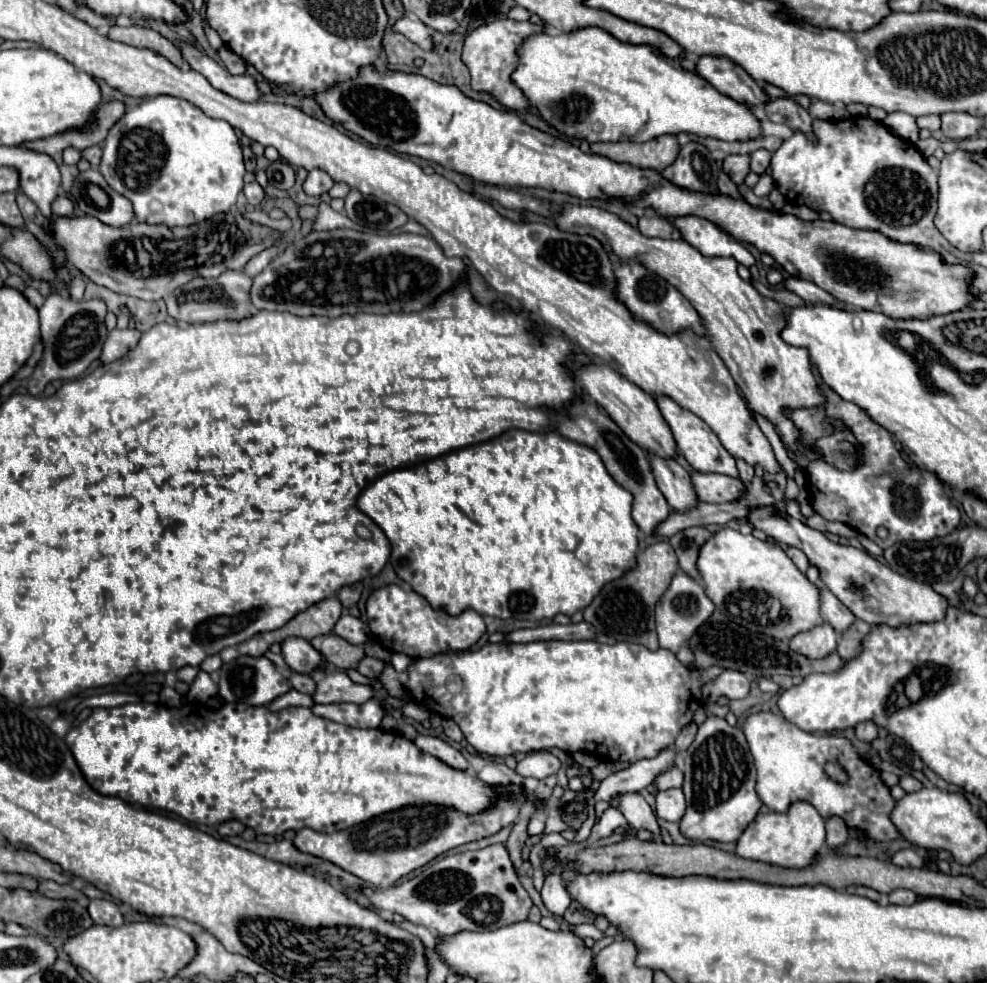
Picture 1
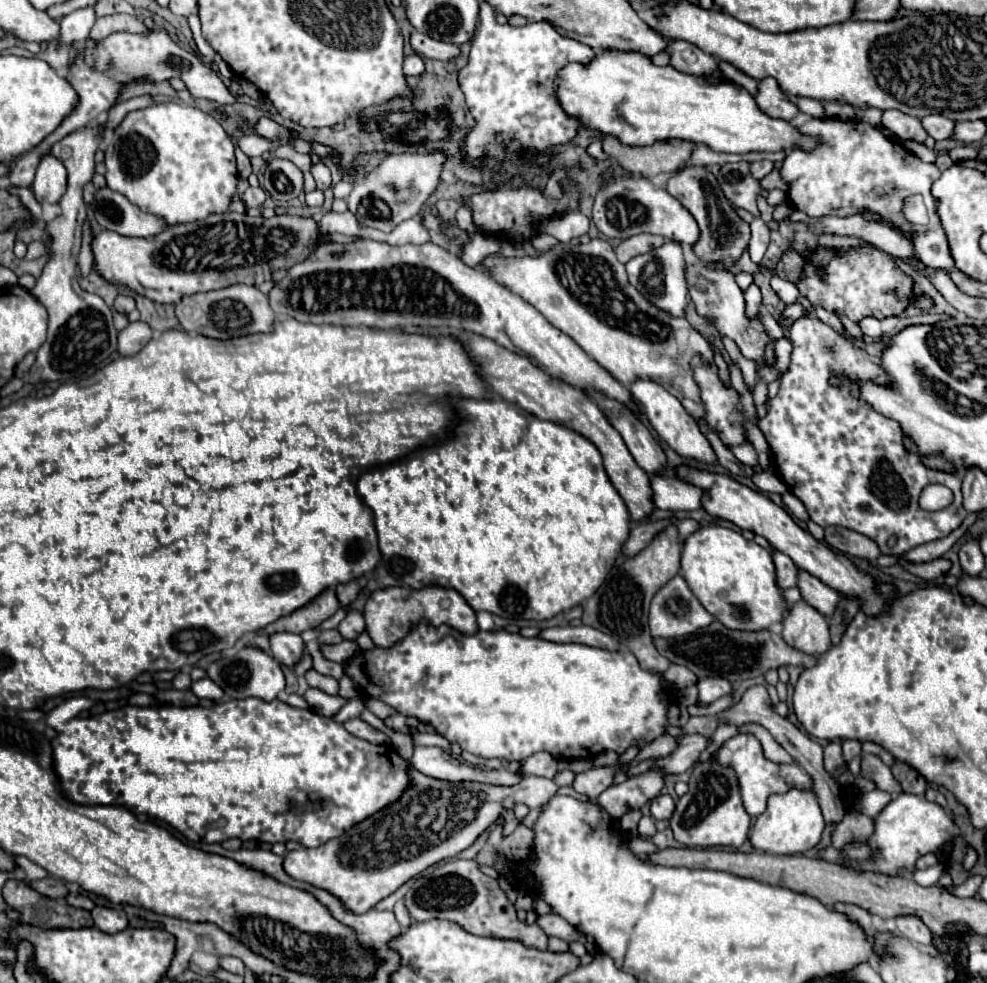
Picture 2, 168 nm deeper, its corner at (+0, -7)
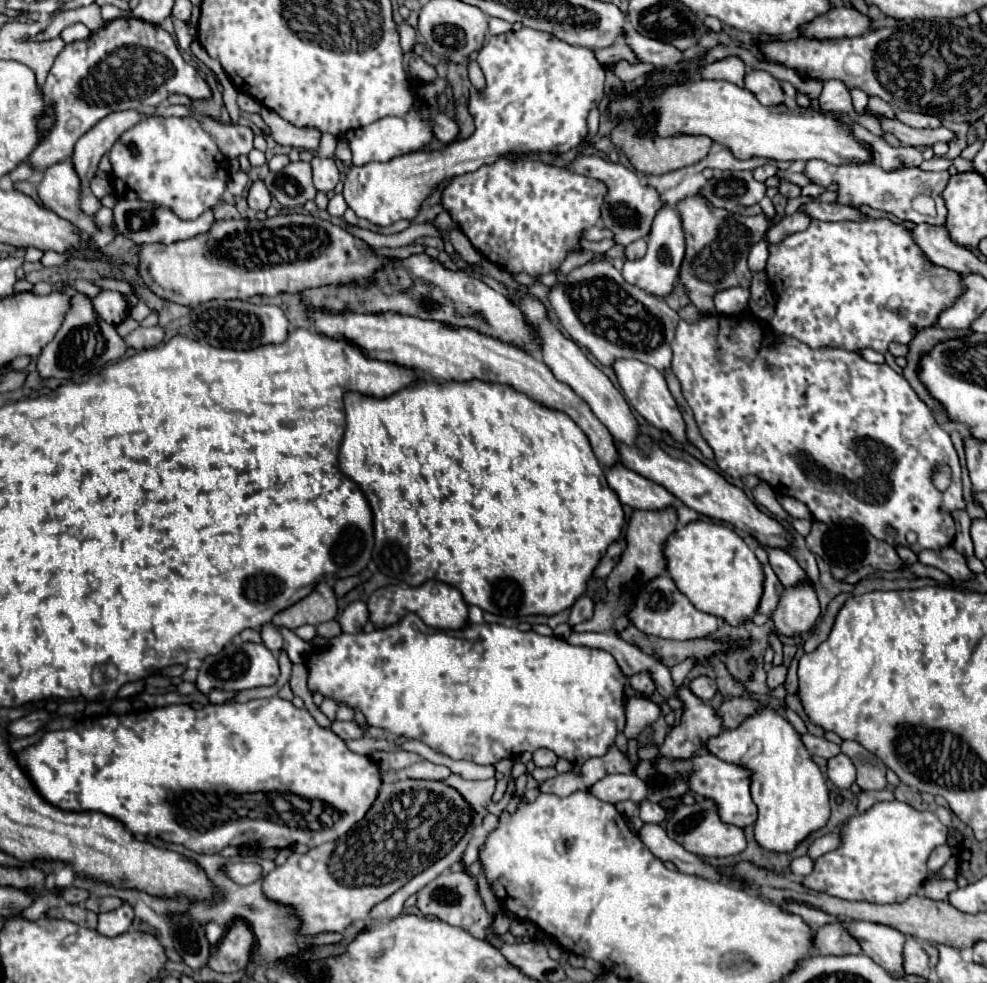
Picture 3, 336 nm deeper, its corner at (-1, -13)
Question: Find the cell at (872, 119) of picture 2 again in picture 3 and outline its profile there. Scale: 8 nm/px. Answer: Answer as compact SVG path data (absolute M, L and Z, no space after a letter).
M851 88L849 92L851 92L851 98L853 98L855 110L857 110L859 114L865 114L865 106L867 106L867 98L869 98L869 96L867 96L863 90L859 90L859 88Z

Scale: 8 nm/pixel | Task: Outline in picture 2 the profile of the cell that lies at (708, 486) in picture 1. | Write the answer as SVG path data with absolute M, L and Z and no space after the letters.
M656 476L652 478L654 504L668 512L692 512L702 508L702 490L676 476Z

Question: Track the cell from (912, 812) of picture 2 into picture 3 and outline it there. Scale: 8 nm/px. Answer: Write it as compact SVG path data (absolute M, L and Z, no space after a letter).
M893 800L893 802L877 802L869 810L851 816L847 822L839 826L841 844L839 848L819 856L815 860L813 872L803 878L803 886L825 892L829 896L837 896L843 900L865 900L875 904L895 904L903 902L913 894L921 894L921 888L925 880L929 878L927 858L933 848L947 842L947 828L939 822L939 818L933 812L919 812L911 808L905 802Z

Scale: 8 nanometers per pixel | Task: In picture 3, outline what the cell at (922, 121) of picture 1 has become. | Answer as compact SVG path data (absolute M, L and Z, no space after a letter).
M871 96L869 98L869 106L871 106L871 112L873 114L883 114L883 116L895 116L893 108L889 108L889 104L877 96Z

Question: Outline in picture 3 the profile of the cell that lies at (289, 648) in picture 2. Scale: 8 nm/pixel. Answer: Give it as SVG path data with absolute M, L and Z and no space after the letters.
M269 622L269 624L265 624L265 626L261 628L261 638L265 640L263 644L265 644L271 652L279 652L279 650L283 648L283 644L285 644L285 640L283 640L283 636L281 636L279 628L277 628L277 626L273 626L271 622Z

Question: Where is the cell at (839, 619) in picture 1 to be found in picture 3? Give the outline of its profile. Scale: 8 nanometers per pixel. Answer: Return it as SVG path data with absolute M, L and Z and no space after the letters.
M763 546L763 550L767 552L769 564L785 588L789 588L789 584L799 584L807 578L805 570L801 570L801 566L785 550L771 546Z

